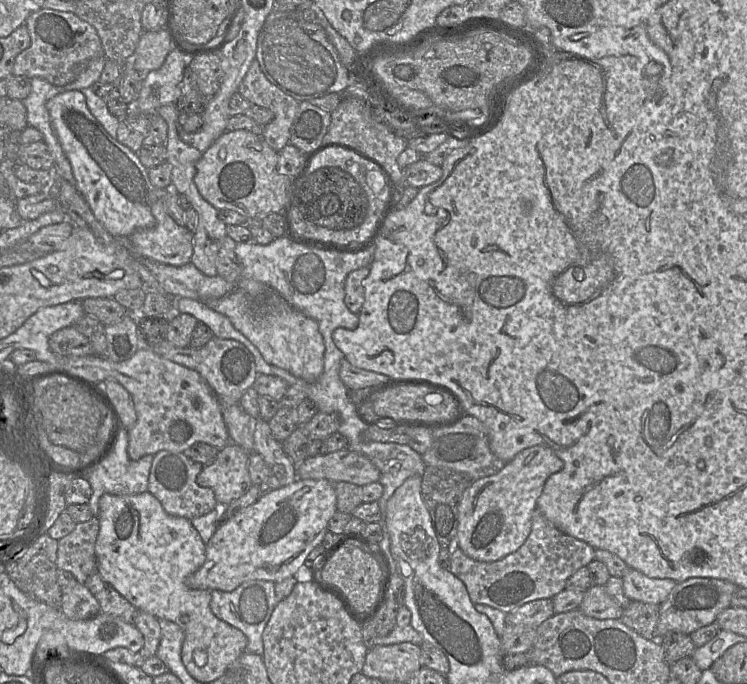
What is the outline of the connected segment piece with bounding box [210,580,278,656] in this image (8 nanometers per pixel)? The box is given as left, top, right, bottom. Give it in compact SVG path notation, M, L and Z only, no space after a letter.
M246 581L231 592L211 590L210 606L213 614L218 619L240 630L246 636L246 653L253 653L259 656L263 656L264 654L263 631L277 604L278 600L275 594L275 582L273 581Z

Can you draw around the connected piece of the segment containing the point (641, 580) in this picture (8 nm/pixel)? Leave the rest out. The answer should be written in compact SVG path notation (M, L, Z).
M632 568L621 578L624 593L631 601L657 605L667 599L677 584L669 578L650 578Z

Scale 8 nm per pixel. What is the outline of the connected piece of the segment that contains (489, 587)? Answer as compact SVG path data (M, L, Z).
M536 508L531 532L515 552L497 561L482 562L468 557L459 547L455 547L451 554L450 572L465 584L473 604L488 605L508 614L528 602L552 599L566 588L570 576L587 566L594 556L592 546L562 532Z

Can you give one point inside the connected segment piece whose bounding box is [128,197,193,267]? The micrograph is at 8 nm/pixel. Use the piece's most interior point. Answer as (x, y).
(166, 242)

